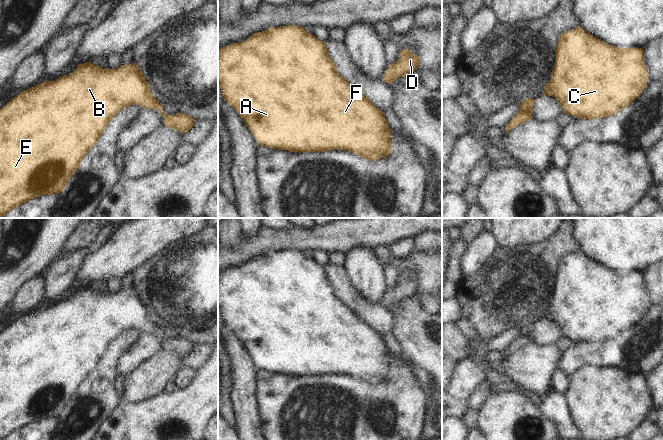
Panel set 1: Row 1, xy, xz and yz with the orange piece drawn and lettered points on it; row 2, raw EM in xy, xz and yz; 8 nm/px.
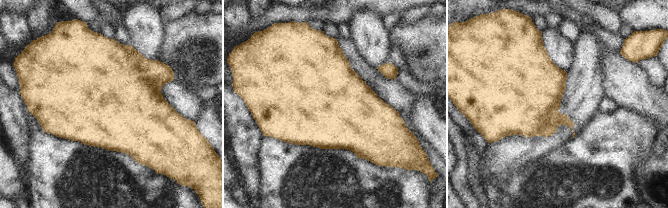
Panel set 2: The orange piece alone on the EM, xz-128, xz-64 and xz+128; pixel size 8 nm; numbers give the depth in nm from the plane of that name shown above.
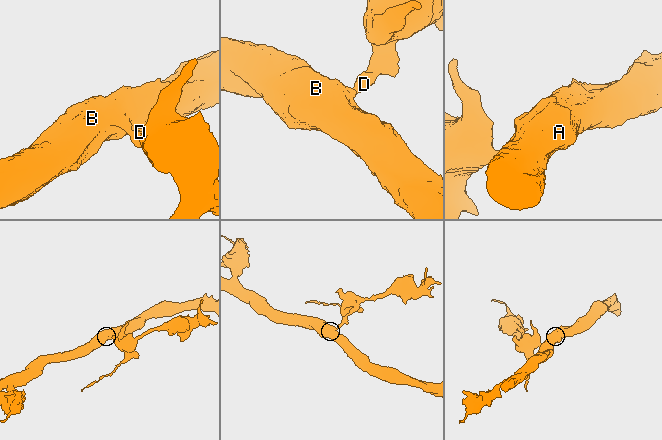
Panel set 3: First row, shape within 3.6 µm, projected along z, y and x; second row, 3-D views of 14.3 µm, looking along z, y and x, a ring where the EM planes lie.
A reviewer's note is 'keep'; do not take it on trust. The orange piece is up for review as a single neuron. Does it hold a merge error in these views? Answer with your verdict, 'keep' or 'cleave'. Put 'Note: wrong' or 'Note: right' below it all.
keep
Note: right

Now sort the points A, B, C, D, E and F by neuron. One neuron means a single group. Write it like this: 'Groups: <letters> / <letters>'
Groups: A B C D E F.

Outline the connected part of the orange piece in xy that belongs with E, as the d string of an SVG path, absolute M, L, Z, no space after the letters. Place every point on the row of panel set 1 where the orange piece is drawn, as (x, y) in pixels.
M91 61L78 64L71 74L21 91L3 106L0 109L0 217L42 194L59 194L79 167L81 160L104 133L109 122L129 105L158 110L166 127L180 130L183 134L193 127L195 121L183 113L164 113L163 105L151 93L148 82L135 62L116 69L102 69Z

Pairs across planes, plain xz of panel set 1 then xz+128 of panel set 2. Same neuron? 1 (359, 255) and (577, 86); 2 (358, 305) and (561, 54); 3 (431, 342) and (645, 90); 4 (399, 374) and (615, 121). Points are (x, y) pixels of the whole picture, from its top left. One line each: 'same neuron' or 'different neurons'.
1: same neuron
2: same neuron
3: same neuron
4: same neuron

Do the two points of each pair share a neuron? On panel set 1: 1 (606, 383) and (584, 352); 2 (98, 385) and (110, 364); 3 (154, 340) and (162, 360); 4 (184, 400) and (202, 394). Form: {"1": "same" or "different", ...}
{"1": "different", "2": "same", "3": "different", "4": "same"}

